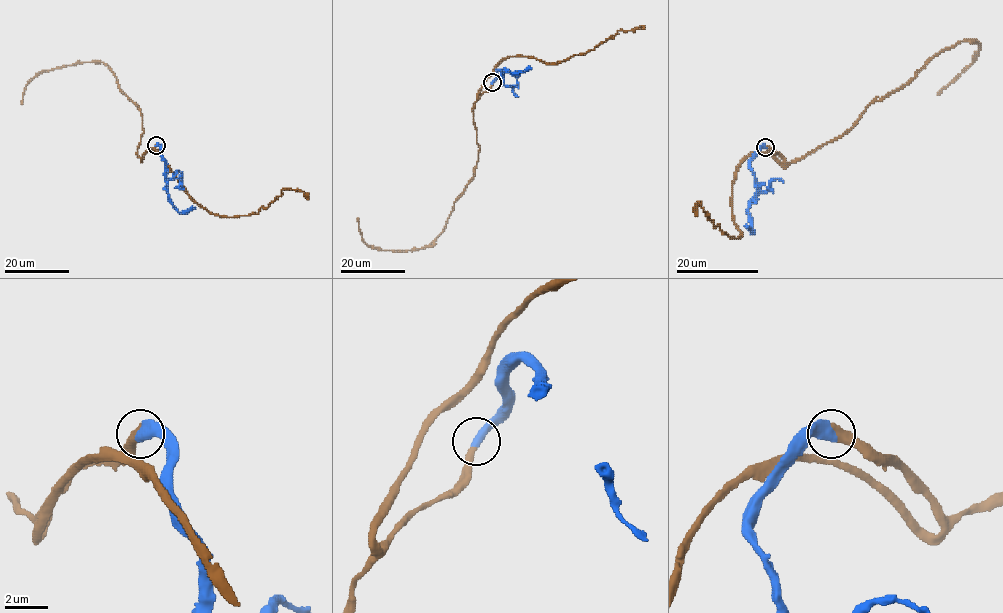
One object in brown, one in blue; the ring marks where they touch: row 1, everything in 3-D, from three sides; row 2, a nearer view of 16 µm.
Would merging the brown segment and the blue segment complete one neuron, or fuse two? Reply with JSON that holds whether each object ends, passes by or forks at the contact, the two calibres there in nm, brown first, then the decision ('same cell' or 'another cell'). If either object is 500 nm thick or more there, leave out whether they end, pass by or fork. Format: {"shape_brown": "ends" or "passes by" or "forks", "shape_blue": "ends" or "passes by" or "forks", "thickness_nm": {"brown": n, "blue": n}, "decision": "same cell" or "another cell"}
{"thickness_nm": {"brown": 400, "blue": 500}, "decision": "same cell"}

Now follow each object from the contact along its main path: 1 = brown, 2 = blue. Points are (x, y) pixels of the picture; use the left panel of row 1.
1: (156, 145), (141, 157), (137, 154), (143, 132), (141, 111), (99, 61), (38, 72), (27, 83), (21, 103)
2: (156, 145), (160, 147), (166, 166), (170, 203), (179, 212), (189, 212), (195, 208)

